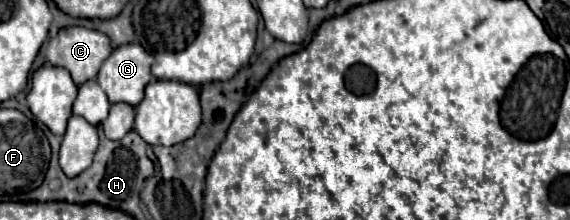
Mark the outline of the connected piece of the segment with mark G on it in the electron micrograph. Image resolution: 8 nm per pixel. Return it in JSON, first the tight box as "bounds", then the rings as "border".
{"bounds":[96,43,154,107],"border":[[[128,43],[112,51],[102,63],[96,81],[110,97],[110,103],[128,103],[136,107],[144,97],[144,87],[152,79],[152,63],[154,57],[138,43]]]}

